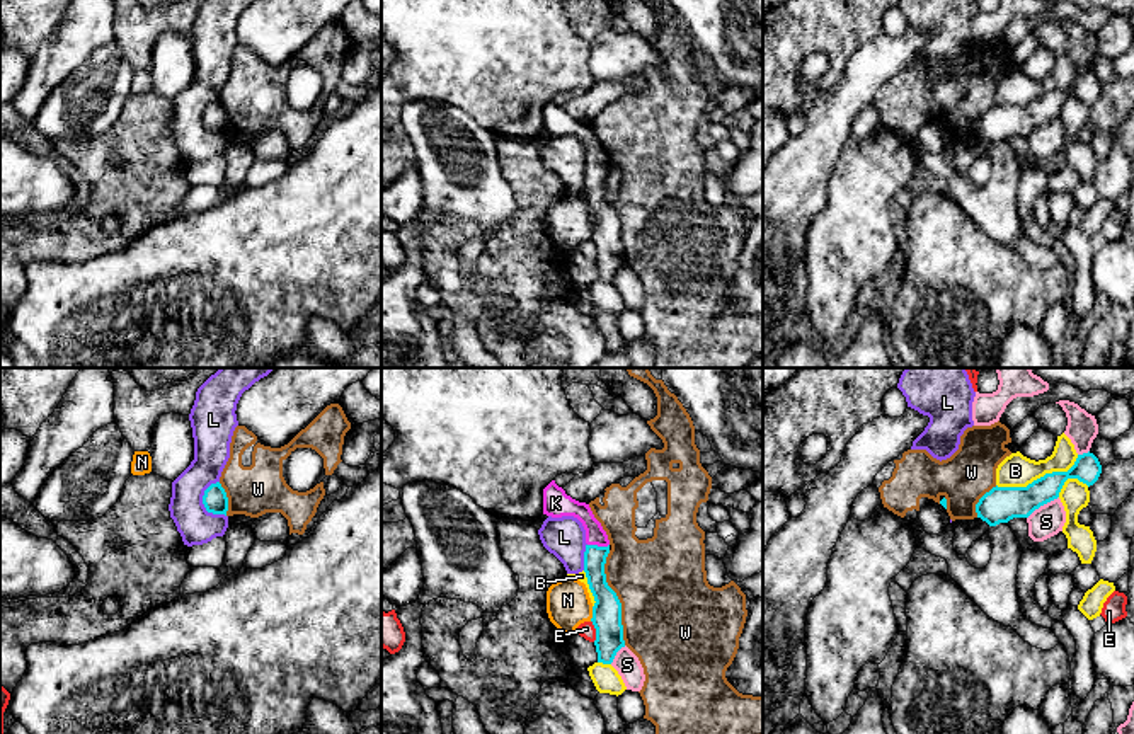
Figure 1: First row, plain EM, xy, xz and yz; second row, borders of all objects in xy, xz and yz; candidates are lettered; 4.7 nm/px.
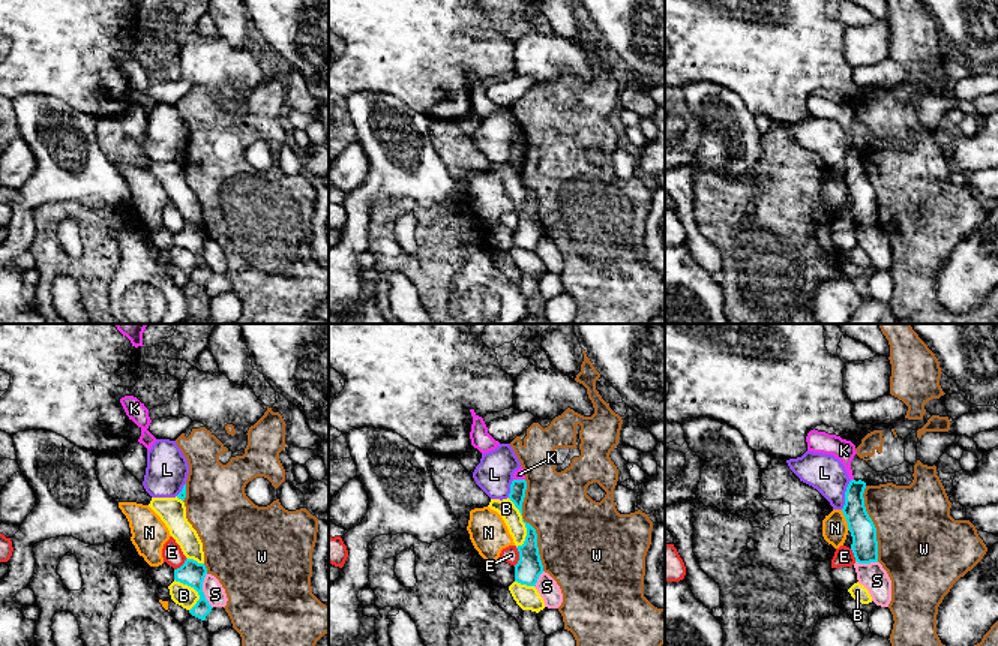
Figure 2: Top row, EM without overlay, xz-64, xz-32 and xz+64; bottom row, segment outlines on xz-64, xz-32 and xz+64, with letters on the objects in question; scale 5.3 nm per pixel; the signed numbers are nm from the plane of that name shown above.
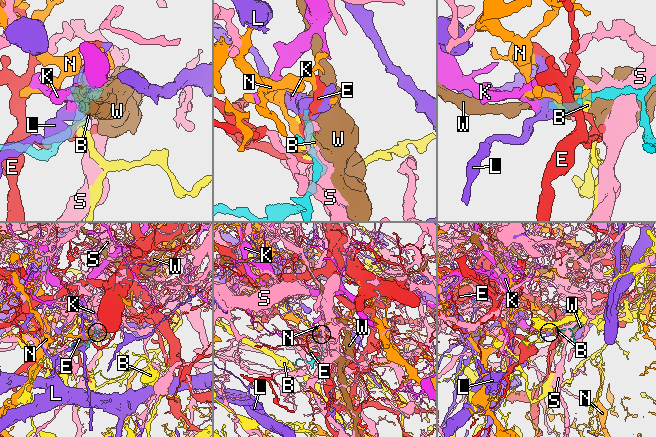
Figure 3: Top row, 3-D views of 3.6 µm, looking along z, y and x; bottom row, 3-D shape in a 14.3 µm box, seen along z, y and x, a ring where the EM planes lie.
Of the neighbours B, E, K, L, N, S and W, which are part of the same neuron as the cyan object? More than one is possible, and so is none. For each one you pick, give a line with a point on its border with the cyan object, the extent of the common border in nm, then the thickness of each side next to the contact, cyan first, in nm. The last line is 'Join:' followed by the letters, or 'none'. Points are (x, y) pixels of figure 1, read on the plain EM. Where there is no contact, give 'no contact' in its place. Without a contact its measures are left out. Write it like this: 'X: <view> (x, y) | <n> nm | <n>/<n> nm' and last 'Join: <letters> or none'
K: xz (596, 164) | 100 nm | 110/110 nm
Join: K

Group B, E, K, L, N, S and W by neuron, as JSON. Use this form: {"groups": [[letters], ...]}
{"groups": [["B"], ["E"], ["K"], ["L"], ["N"], ["S"], ["W"]]}

